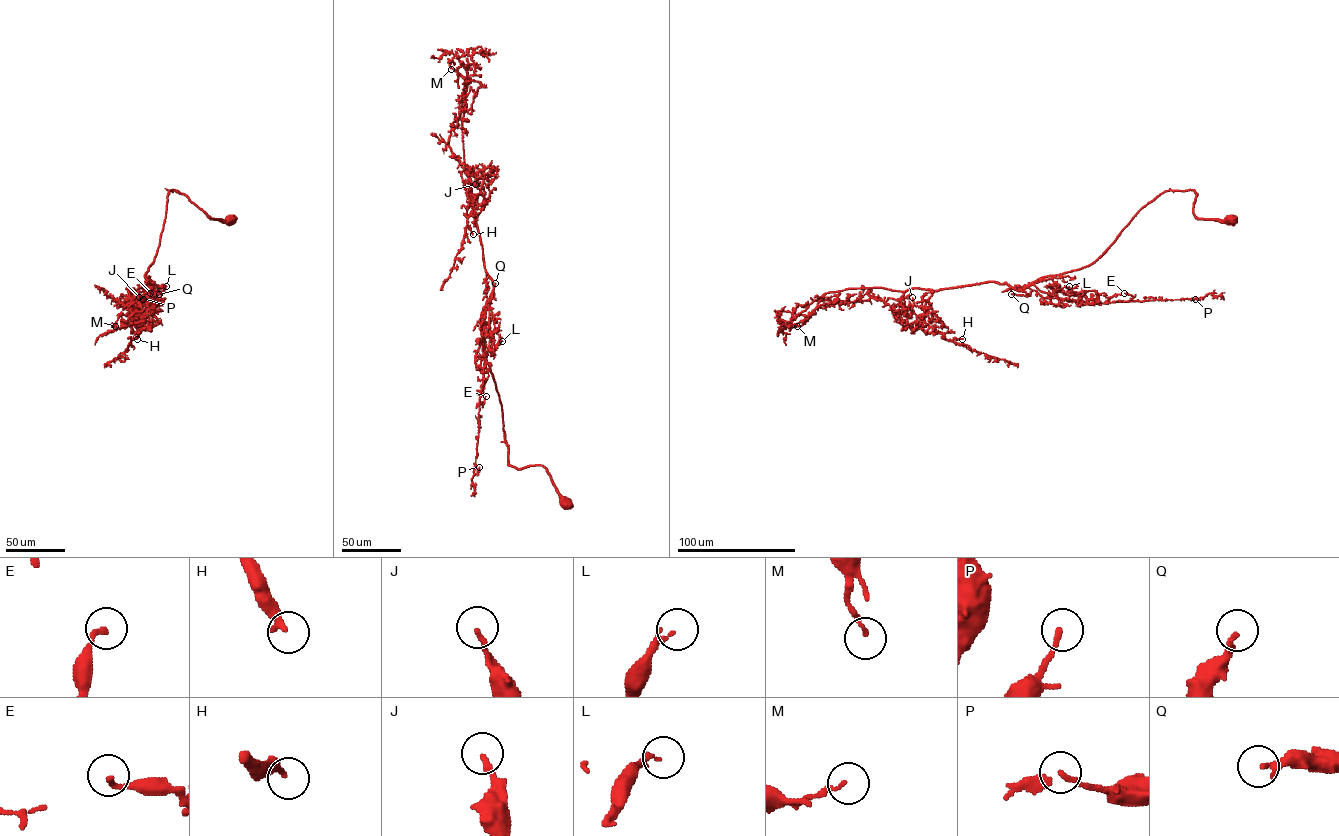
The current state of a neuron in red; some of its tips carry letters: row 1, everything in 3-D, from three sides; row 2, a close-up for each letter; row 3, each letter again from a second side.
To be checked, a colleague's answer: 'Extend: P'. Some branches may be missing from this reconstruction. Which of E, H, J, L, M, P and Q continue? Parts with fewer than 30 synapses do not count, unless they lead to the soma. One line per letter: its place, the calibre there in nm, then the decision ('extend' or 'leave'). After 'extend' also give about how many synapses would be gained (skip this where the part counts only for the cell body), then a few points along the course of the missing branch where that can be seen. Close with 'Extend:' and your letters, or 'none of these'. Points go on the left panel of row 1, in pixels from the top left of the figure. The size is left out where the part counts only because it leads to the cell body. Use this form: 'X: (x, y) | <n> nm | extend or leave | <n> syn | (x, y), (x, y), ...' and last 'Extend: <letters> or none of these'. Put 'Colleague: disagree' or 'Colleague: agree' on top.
Colleague: disagree
E: (150, 293) | 190 nm | leave
H: (137, 339) | 280 nm | leave
J: (139, 297) | 180 nm | leave
L: (166, 286) | 180 nm | leave
M: (115, 326) | 140 nm | leave
P: (143, 299) | 170 nm | leave
Q: (159, 294) | 240 nm | leave
Extend: none of these

